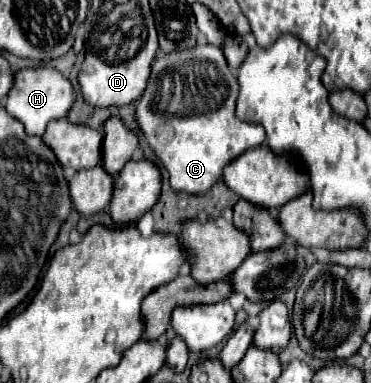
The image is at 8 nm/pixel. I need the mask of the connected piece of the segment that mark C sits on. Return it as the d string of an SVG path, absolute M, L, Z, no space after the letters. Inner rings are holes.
M200 45L188 57L174 51L152 63L148 87L140 105L136 103L136 121L168 169L172 189L192 195L206 193L222 179L224 167L236 155L266 141L264 127L236 119L238 93L236 71L228 67L222 49L216 45Z

